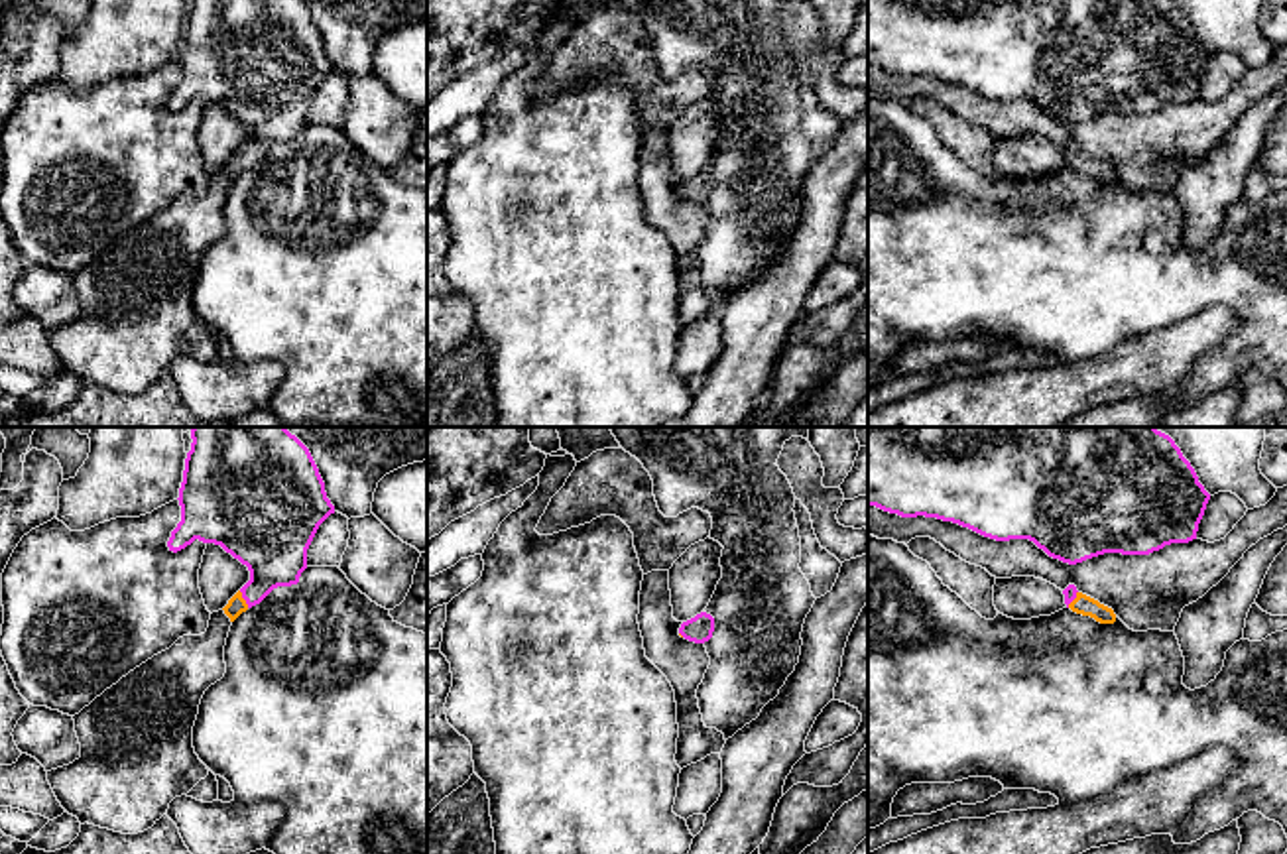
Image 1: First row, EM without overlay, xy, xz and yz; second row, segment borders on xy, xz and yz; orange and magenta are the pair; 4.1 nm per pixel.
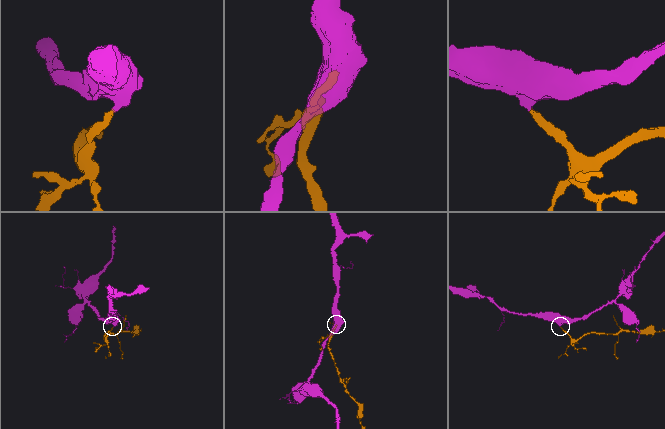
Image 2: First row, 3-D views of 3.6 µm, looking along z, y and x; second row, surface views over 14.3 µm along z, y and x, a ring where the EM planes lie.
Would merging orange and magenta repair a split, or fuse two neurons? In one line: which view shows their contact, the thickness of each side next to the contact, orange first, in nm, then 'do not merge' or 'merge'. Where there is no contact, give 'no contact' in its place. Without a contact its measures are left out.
xy | 80/280 nm | merge

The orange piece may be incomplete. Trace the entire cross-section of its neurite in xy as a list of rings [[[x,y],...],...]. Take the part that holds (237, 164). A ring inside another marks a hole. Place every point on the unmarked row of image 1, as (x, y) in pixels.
[[[193,0],[177,59],[181,81],[171,91],[169,110],[177,112],[199,98],[220,104],[250,130],[250,140],[222,167],[230,181],[260,163],[274,148],[299,142],[307,128],[307,108],[319,85],[335,73],[319,28],[301,0]]]

